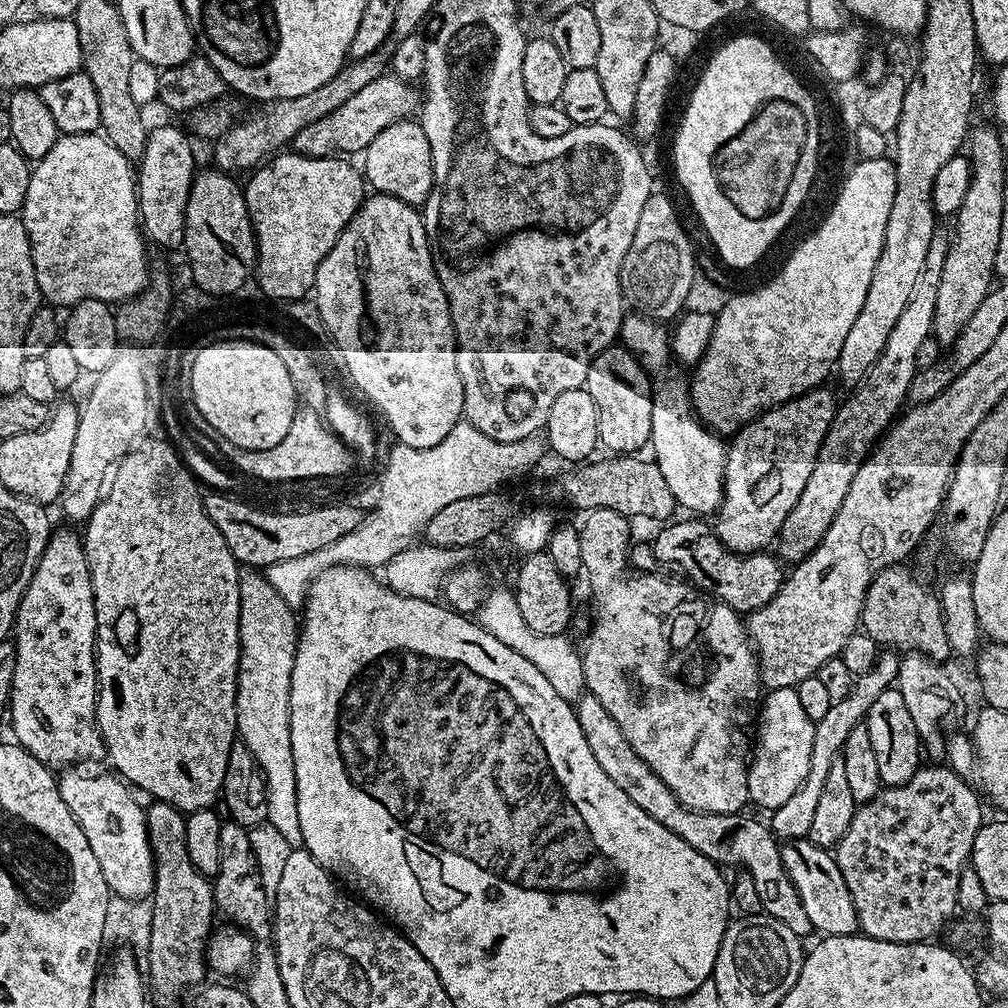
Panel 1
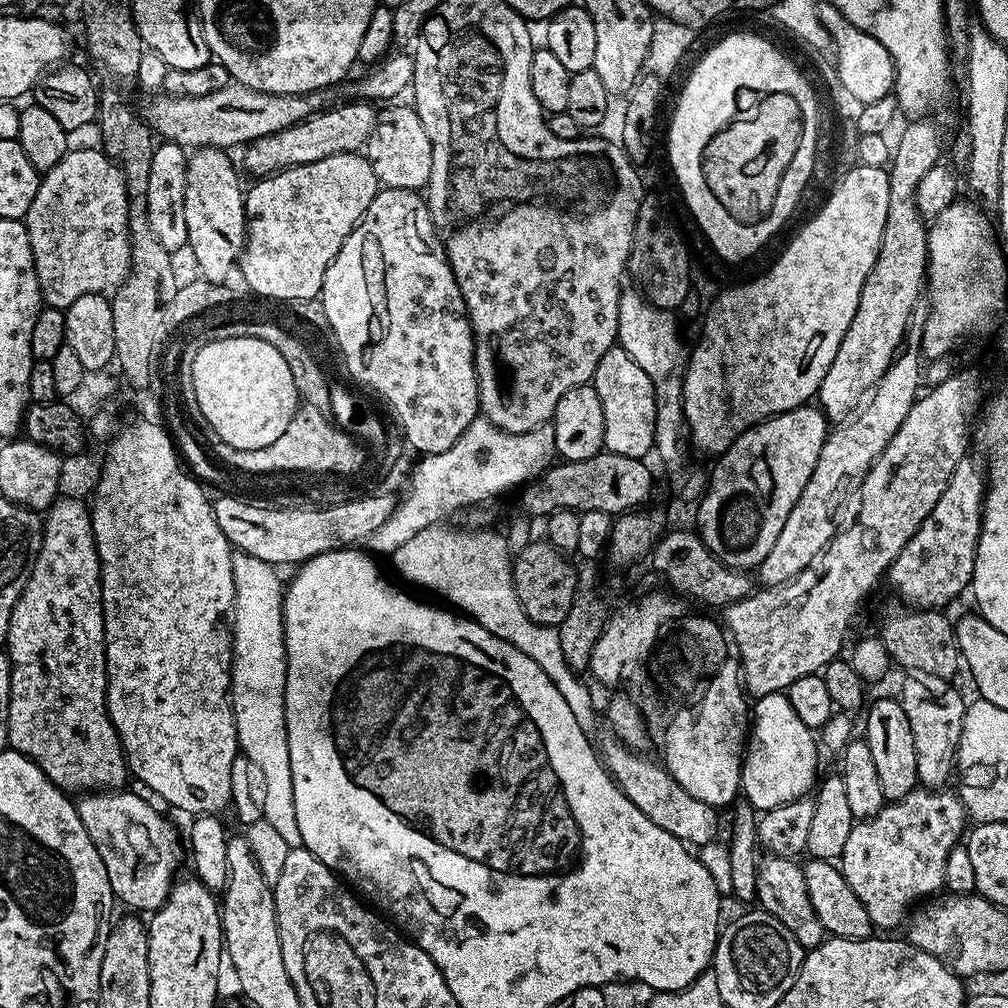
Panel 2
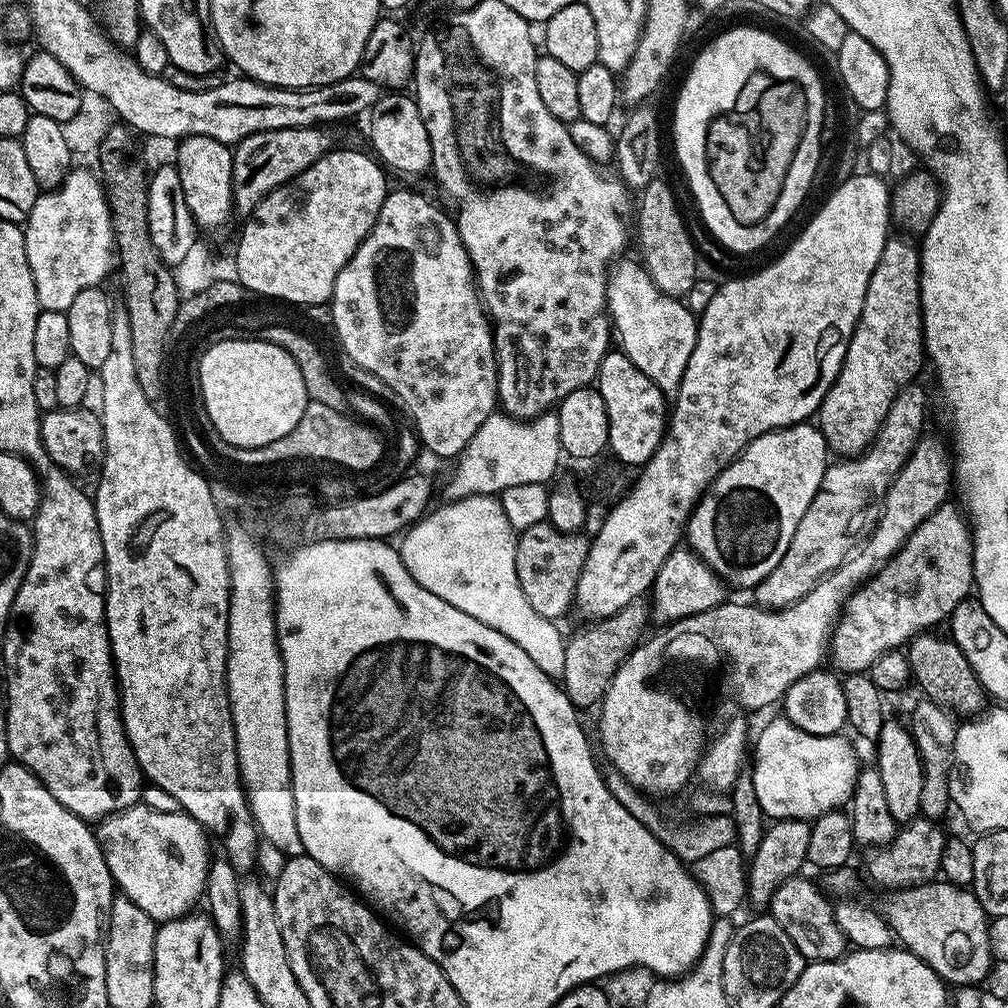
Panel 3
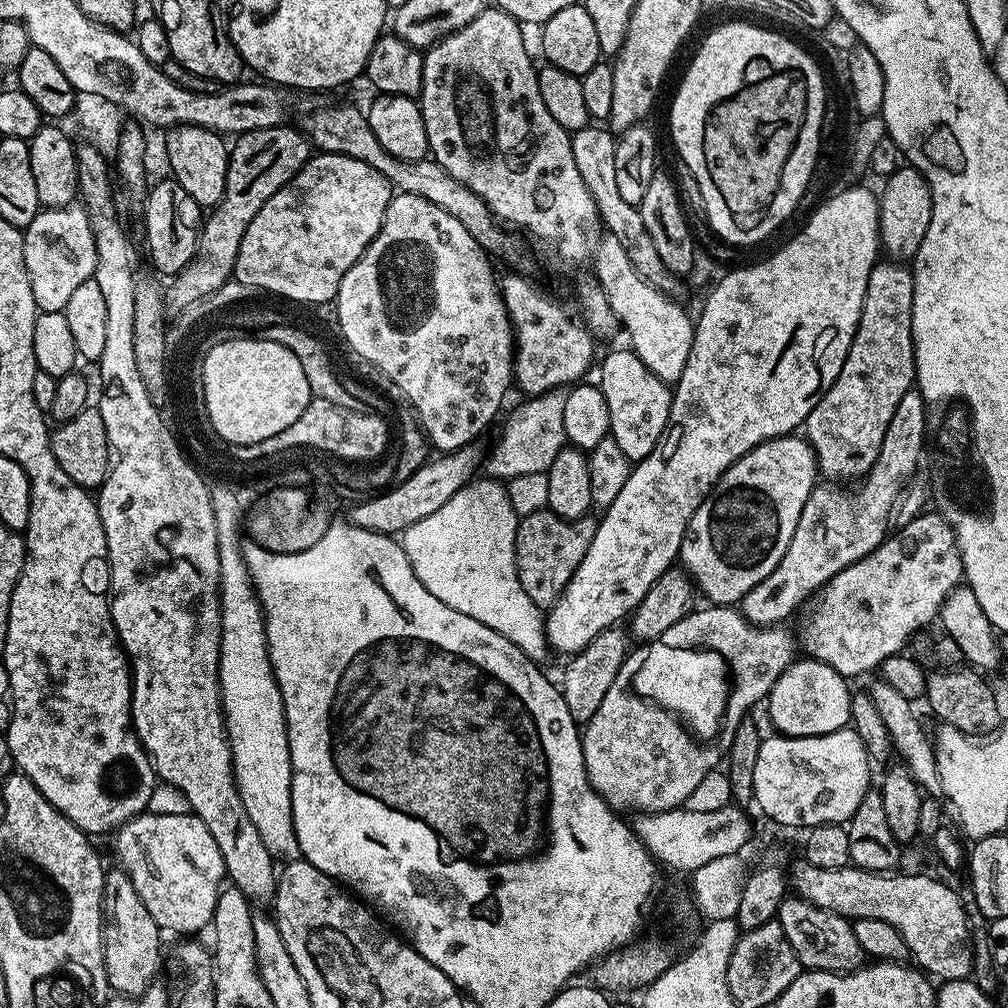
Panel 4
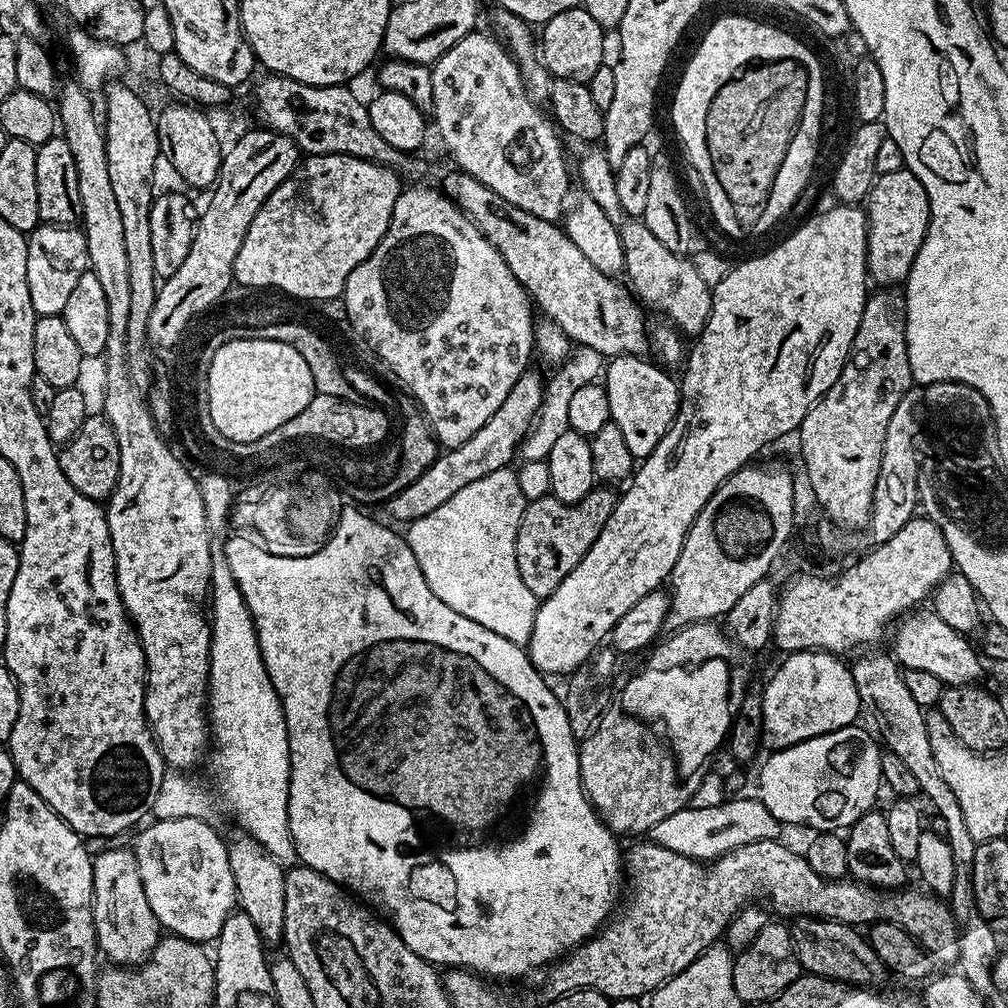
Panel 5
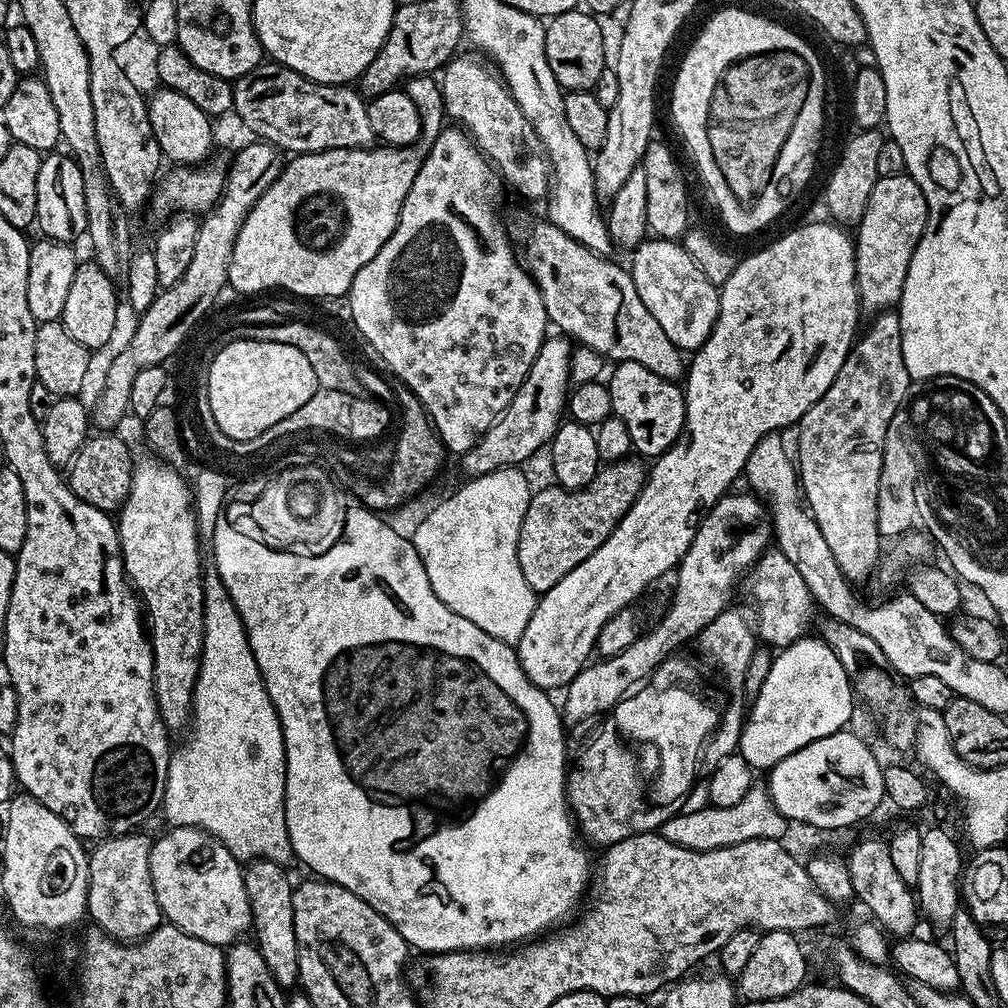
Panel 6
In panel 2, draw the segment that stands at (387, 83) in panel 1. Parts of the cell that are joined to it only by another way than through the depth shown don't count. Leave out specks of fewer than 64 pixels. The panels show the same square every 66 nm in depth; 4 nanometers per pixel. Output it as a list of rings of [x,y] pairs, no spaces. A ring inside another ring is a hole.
[[[351,102],[329,107],[316,112],[300,124],[278,130],[269,136],[252,141],[243,149],[244,164],[256,178],[263,178],[273,172],[282,172],[299,164],[318,162],[343,152],[359,153],[367,145],[370,134],[376,125],[377,109],[368,102]]]

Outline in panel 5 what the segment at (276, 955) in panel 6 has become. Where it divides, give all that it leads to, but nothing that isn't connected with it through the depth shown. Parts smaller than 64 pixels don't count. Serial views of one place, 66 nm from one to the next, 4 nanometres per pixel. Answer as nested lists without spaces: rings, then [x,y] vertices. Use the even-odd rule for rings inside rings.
[[[236,830],[236,833],[226,840],[230,870],[234,874],[236,887],[236,903],[239,911],[254,922],[254,927],[260,931],[260,937],[265,945],[280,944],[284,939],[284,923],[286,922],[286,882],[285,865],[278,863],[271,854],[250,833]]]

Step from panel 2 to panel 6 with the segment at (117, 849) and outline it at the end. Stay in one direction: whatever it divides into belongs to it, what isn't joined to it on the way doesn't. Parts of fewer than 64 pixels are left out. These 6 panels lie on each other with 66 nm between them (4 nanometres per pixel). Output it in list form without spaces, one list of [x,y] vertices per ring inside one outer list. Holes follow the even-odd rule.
[[[201,828],[167,829],[165,836],[155,837],[150,850],[150,882],[154,882],[154,898],[160,907],[161,917],[174,927],[182,929],[194,938],[202,938],[202,942],[231,946],[238,938],[252,927],[252,911],[250,898],[246,898],[246,882],[241,871],[242,864],[226,850],[220,840],[215,840],[210,833]]]

